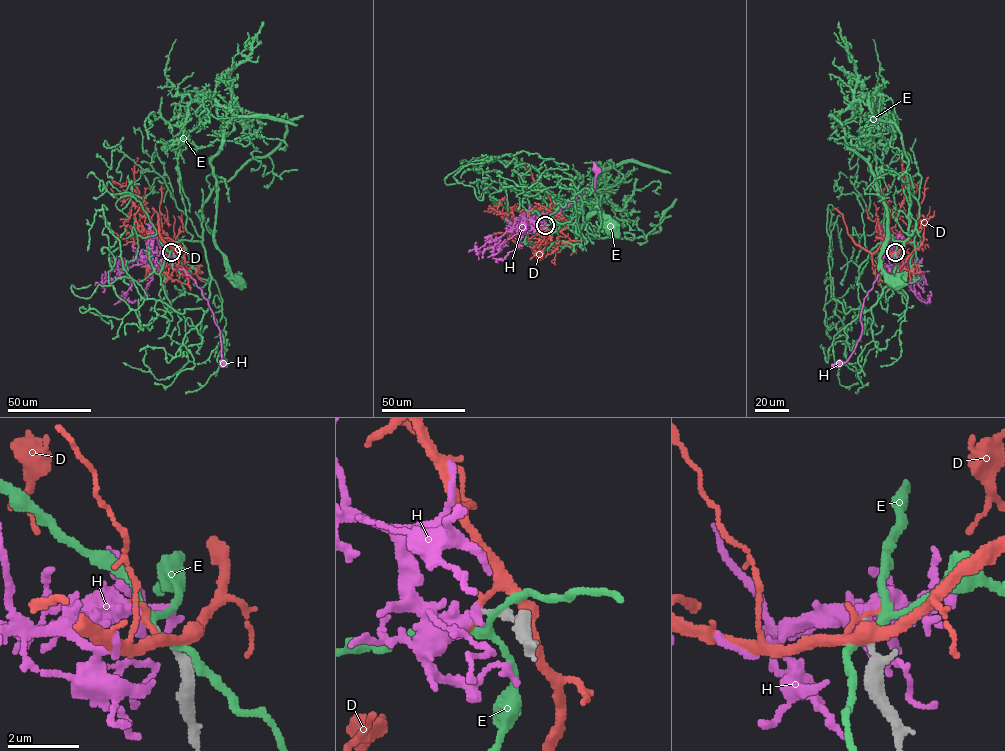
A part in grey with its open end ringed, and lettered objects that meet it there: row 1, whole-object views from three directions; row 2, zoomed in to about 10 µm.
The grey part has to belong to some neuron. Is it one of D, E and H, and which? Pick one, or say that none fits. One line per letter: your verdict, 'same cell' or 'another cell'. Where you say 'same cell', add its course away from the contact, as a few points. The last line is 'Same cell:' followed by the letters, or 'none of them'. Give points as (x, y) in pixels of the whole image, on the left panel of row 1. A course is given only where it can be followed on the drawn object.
D: another cell
E: another cell
H: another cell
Same cell: none of them

